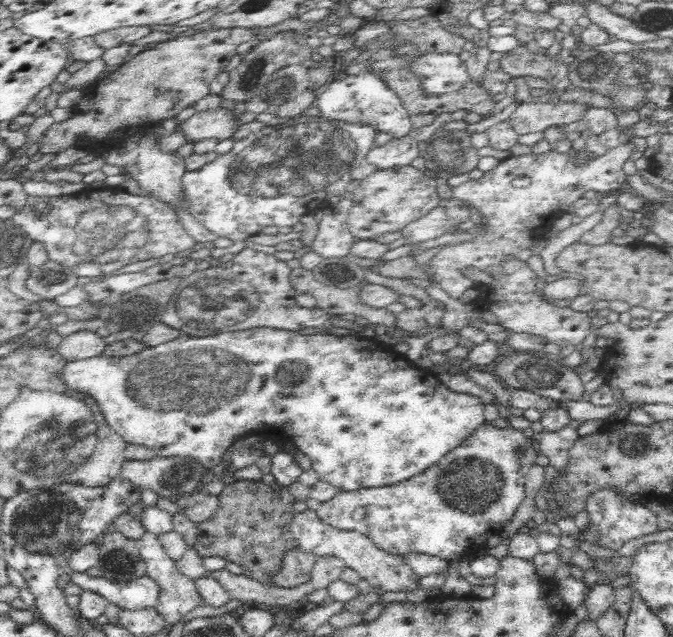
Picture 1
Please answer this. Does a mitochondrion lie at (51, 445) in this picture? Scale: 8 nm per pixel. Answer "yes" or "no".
yes

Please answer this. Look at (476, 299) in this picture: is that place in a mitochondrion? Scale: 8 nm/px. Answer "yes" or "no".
no

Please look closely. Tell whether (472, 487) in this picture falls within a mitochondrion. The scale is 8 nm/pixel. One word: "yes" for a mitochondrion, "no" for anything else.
yes

